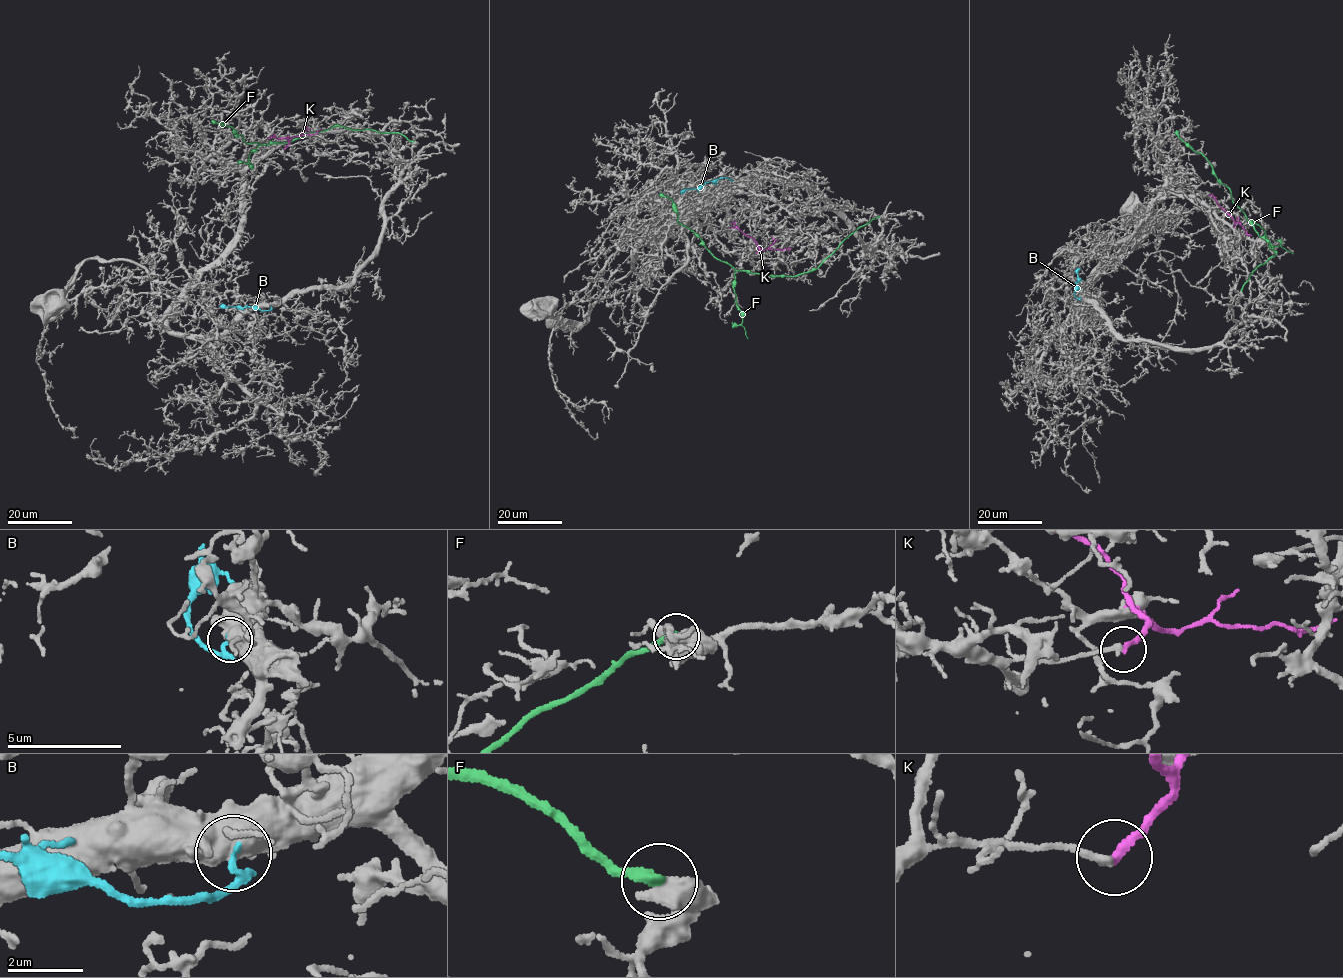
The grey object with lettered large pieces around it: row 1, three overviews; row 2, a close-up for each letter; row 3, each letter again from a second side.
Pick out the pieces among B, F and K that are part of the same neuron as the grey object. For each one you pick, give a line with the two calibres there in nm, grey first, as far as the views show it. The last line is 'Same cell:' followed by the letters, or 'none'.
Same cell: none

